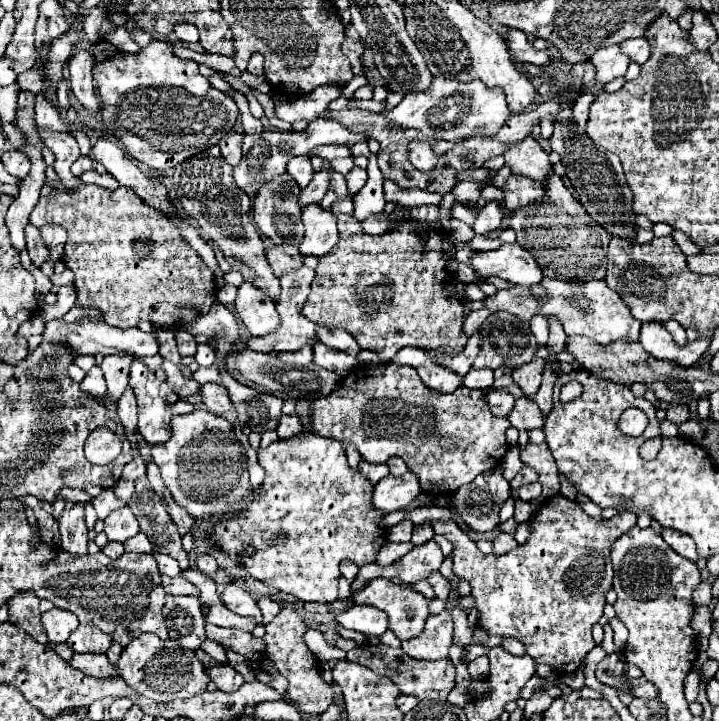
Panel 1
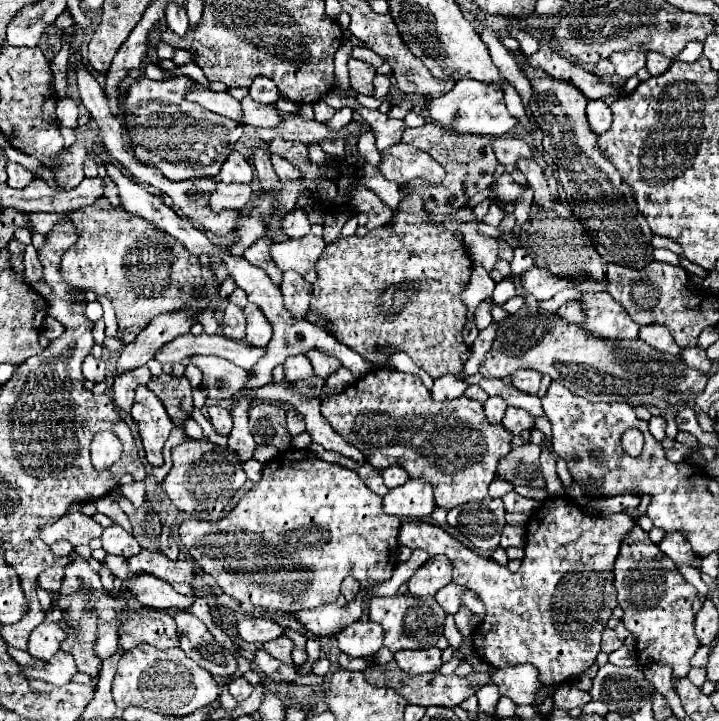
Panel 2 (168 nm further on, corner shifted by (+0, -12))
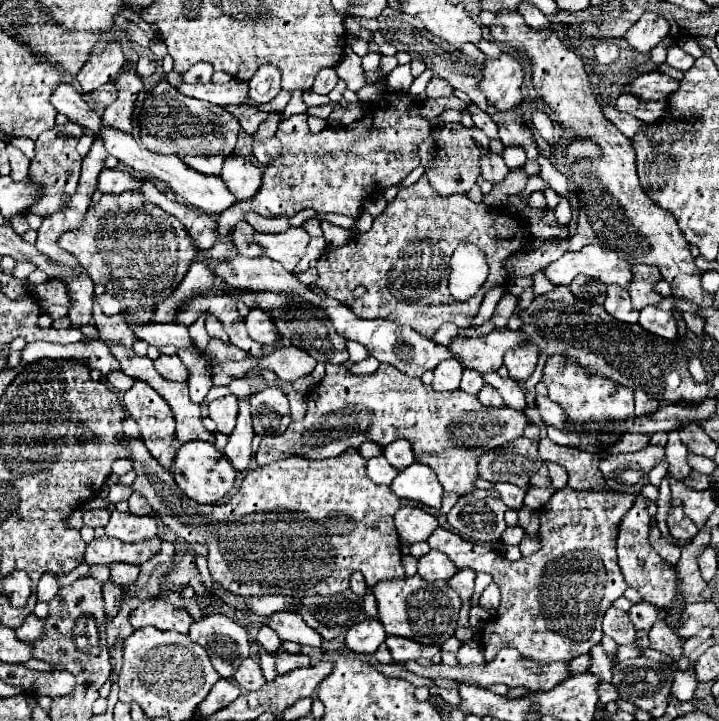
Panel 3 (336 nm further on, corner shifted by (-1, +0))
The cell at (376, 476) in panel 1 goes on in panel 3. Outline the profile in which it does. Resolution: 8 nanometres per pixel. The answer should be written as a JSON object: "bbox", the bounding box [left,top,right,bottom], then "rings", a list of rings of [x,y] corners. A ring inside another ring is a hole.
{"bbox":[367,456,399,486],"rings":[[[377,456],[377,458],[367,460],[367,476],[373,482],[377,482],[377,484],[387,484],[389,486],[397,474],[399,472],[393,470],[391,464],[383,456]]]}

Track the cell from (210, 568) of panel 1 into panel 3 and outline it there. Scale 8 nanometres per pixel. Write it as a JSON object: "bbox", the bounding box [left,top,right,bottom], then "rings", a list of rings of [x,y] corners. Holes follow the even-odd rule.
{"bbox":[83,536,161,566],"rings":[[[101,536],[87,544],[83,560],[87,564],[113,564],[113,562],[127,562],[141,566],[143,562],[151,560],[161,552],[161,540],[155,536],[153,540],[145,540],[141,544],[125,544],[117,538]]]}

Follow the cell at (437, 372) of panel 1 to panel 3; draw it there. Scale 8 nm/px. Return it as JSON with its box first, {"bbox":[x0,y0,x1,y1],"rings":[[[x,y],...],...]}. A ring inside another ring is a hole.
{"bbox":[433,360,463,392],"rings":[[[443,360],[437,368],[435,368],[435,380],[433,380],[433,388],[437,392],[449,392],[449,390],[457,390],[459,382],[461,382],[461,374],[463,374],[463,366],[455,360]]]}

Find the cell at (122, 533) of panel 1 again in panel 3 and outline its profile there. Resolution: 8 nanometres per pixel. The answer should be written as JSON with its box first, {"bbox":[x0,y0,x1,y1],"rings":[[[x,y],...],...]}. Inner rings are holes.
{"bbox":[105,512,157,544],"rings":[[[113,512],[109,524],[105,526],[105,534],[117,538],[127,544],[137,544],[157,536],[157,520],[153,516],[135,516],[135,514],[121,514]]]}

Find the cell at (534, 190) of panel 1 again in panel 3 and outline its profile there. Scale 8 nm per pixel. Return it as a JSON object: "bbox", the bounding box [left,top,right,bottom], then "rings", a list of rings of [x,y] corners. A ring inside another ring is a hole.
{"bbox":[481,154,509,184],"rings":[[[491,154],[491,156],[485,156],[485,160],[481,160],[481,176],[491,184],[501,184],[507,178],[507,174],[509,174],[509,168],[501,156]]]}

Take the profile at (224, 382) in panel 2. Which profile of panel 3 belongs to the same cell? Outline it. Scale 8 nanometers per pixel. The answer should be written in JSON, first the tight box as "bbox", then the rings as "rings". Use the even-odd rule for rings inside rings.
{"bbox":[135,324,195,348],"rings":[[[141,324],[135,328],[135,336],[157,348],[167,344],[177,348],[195,348],[193,338],[183,324]]]}

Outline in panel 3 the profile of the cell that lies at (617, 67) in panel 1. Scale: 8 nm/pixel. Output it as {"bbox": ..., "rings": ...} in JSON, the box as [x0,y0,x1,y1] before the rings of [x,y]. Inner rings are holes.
{"bbox":[625,14,669,54],"rings":[[[647,14],[641,16],[625,34],[627,44],[639,52],[639,54],[647,54],[651,52],[651,48],[655,48],[665,36],[669,34],[669,24],[665,22],[663,16],[657,14]]]}

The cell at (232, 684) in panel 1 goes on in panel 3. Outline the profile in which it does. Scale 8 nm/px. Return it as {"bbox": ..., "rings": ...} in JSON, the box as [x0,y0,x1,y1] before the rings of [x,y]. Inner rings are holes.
{"bbox":[233,658,265,692],"rings":[[[247,658],[247,660],[241,662],[241,666],[237,668],[237,672],[233,674],[235,682],[239,684],[239,688],[241,688],[243,692],[257,690],[257,688],[261,688],[261,684],[265,682],[263,676],[261,676],[261,682],[259,682],[259,674],[255,674],[255,670],[253,670],[255,666],[257,666],[257,664],[253,662],[253,658]]]}

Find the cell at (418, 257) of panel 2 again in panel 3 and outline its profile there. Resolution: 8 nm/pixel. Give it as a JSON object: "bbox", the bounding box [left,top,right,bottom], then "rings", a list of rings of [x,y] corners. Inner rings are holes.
{"bbox":[315,174,543,338],"rings":[[[423,174],[413,186],[399,190],[395,200],[375,218],[375,228],[355,234],[345,246],[327,248],[317,260],[315,268],[319,276],[315,284],[329,298],[351,306],[361,318],[389,318],[397,324],[409,324],[415,332],[433,338],[437,328],[445,322],[469,326],[471,318],[479,312],[485,292],[507,280],[503,264],[509,254],[543,246],[543,240],[535,238],[535,244],[529,246],[525,240],[531,242],[531,232],[521,220],[511,218],[503,210],[489,208],[483,202],[473,204],[465,194],[439,196]],[[463,242],[483,248],[489,276],[473,298],[459,302],[449,294],[447,276],[449,258]]]}

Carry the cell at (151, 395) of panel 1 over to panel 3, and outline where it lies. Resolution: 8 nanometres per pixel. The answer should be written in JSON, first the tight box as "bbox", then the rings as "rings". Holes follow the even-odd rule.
{"bbox":[123,380,175,470],"rings":[[[135,380],[133,388],[125,392],[123,402],[125,402],[127,414],[131,414],[131,418],[137,422],[147,450],[155,456],[155,460],[159,464],[163,464],[163,468],[169,470],[171,464],[173,464],[173,458],[175,458],[175,448],[171,446],[173,436],[175,436],[175,420],[173,420],[173,412],[169,408],[169,404],[143,380]]]}

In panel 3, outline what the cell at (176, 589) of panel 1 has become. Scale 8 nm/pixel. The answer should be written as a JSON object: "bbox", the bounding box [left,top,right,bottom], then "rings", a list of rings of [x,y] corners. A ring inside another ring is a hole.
{"bbox":[111,564,141,586],"rings":[[[111,564],[111,580],[119,586],[129,586],[135,584],[141,574],[139,566],[133,564]]]}

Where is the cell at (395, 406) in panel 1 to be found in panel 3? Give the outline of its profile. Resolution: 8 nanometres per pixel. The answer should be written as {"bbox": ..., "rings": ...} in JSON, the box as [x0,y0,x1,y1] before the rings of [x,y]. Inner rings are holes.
{"bbox":[255,364,529,496],"rings":[[[327,364],[325,378],[309,394],[309,408],[307,408],[305,418],[301,422],[291,422],[283,434],[263,436],[261,446],[255,454],[255,460],[261,466],[273,460],[285,458],[285,456],[293,456],[293,454],[305,456],[311,460],[319,460],[319,458],[337,456],[351,446],[357,448],[365,440],[371,440],[385,448],[387,444],[391,444],[397,438],[407,438],[413,446],[415,460],[435,470],[443,490],[463,496],[463,494],[473,492],[475,480],[481,478],[479,476],[479,456],[491,448],[517,440],[523,434],[523,428],[527,424],[529,420],[523,412],[513,412],[507,406],[485,408],[477,400],[477,396],[471,396],[463,390],[435,392],[429,384],[423,384],[419,378],[405,376],[393,364],[381,364],[373,374],[367,374],[367,376],[351,376],[345,366]]]}

